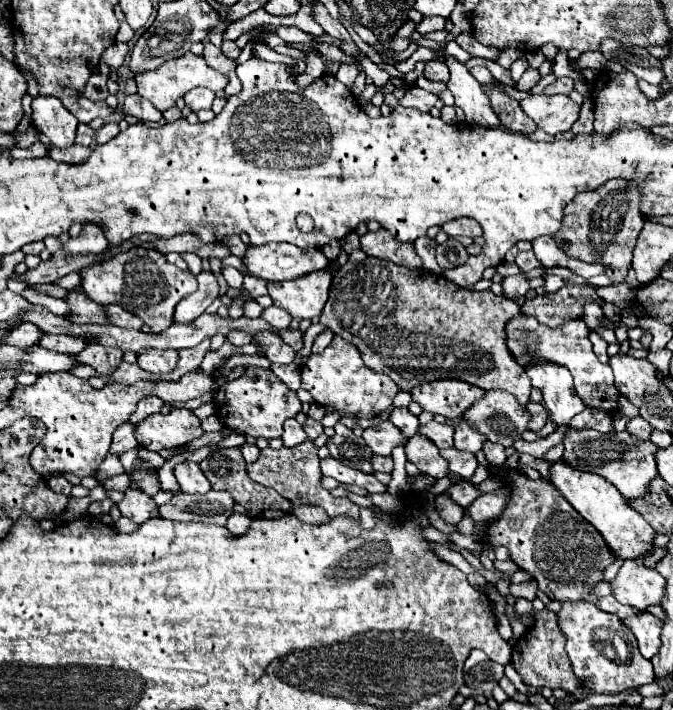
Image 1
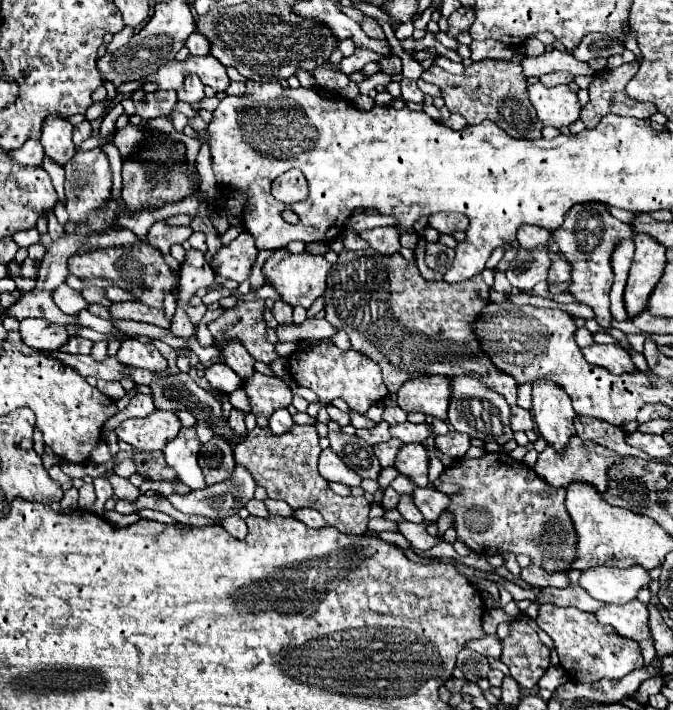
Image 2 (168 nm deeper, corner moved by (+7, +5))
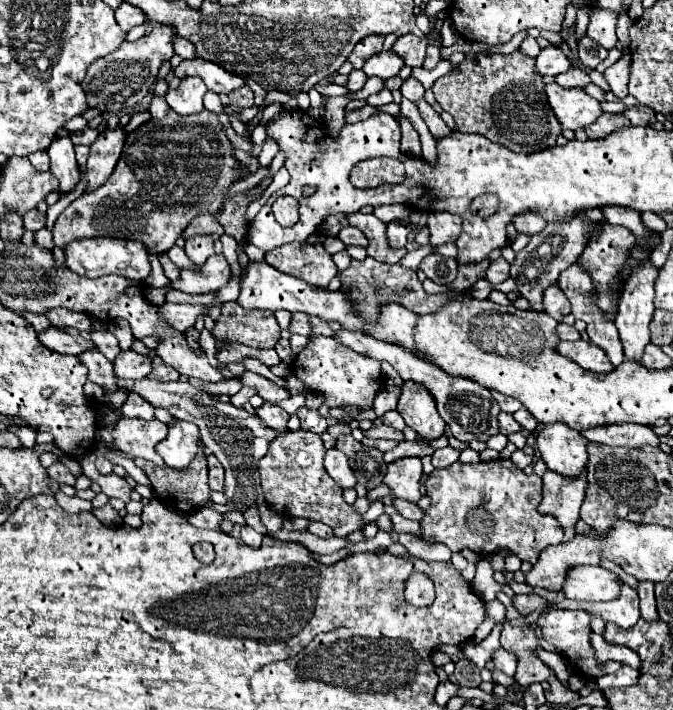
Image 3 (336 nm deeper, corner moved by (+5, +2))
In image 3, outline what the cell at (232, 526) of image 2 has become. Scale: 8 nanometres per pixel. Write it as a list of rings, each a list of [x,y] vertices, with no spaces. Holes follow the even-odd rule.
[[[242,526],[242,530],[240,530],[240,538],[248,544],[248,546],[254,546],[254,548],[258,548],[260,544],[262,544],[262,534],[258,534],[254,528],[250,528],[250,526]]]

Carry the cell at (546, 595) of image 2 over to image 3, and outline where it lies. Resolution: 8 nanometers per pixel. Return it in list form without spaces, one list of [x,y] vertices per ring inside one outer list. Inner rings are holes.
[[[524,594],[524,596],[516,596],[514,598],[514,606],[518,608],[520,614],[532,614],[536,610],[544,610],[548,606],[548,600],[538,596],[538,594]]]

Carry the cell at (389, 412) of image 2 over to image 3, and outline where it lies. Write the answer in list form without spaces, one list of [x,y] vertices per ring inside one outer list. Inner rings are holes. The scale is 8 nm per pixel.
[[[390,410],[390,412],[386,412],[386,414],[382,416],[382,422],[384,422],[386,426],[396,428],[396,430],[404,430],[404,428],[406,428],[406,424],[404,424],[402,416],[398,414],[398,410]]]

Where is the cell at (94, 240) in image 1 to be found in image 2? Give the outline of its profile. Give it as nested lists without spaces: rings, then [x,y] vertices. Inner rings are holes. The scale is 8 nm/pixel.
[[[92,149],[92,151],[76,151],[74,159],[70,159],[64,165],[64,171],[66,171],[66,183],[64,183],[66,209],[70,215],[66,223],[66,231],[72,231],[80,221],[88,217],[88,213],[98,211],[104,203],[108,203],[110,191],[112,191],[112,169],[104,149]]]

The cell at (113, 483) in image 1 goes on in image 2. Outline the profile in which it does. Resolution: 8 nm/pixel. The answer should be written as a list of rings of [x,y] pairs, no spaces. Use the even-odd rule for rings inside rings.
[[[124,459],[124,461],[116,463],[116,465],[114,465],[114,473],[120,475],[120,477],[130,477],[132,473],[136,473],[134,461],[132,459]]]

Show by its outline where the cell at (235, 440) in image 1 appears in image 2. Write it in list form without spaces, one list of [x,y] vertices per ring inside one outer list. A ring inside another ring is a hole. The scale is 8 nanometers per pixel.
[[[144,481],[140,487],[140,493],[146,493],[148,489],[152,489],[152,491],[156,491],[158,495],[164,495],[164,497],[168,497],[168,495],[172,495],[172,493],[182,493],[182,495],[188,495],[192,489],[188,489],[184,483],[180,483],[180,481]]]

